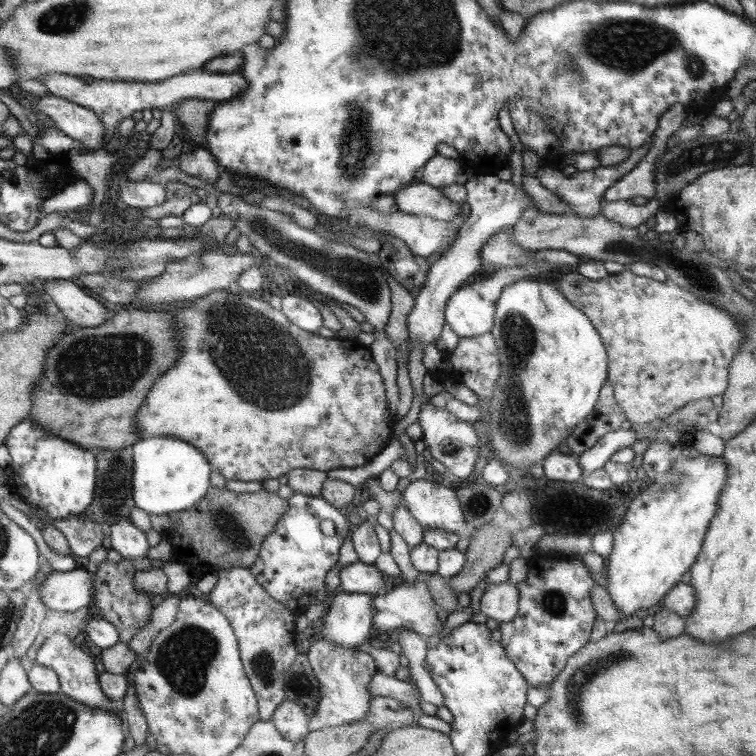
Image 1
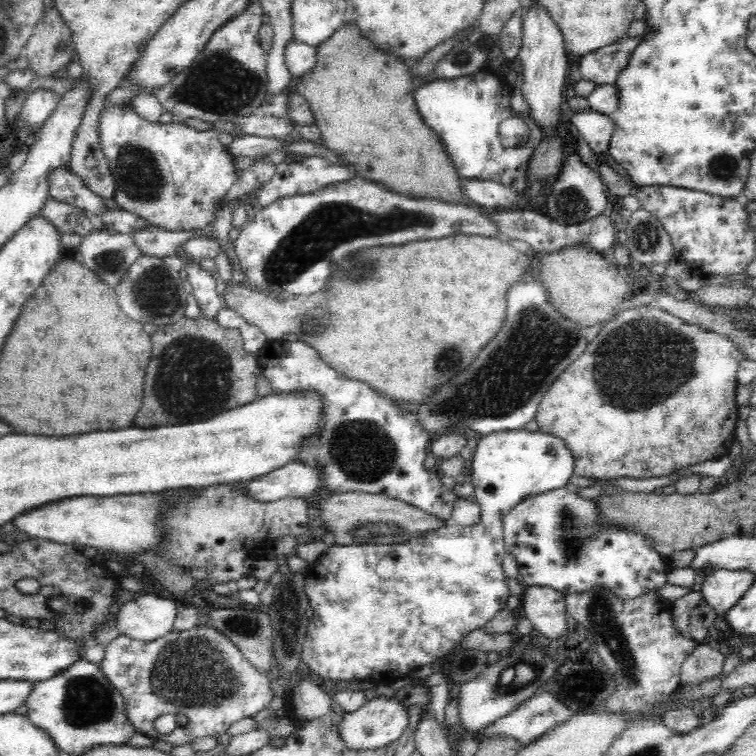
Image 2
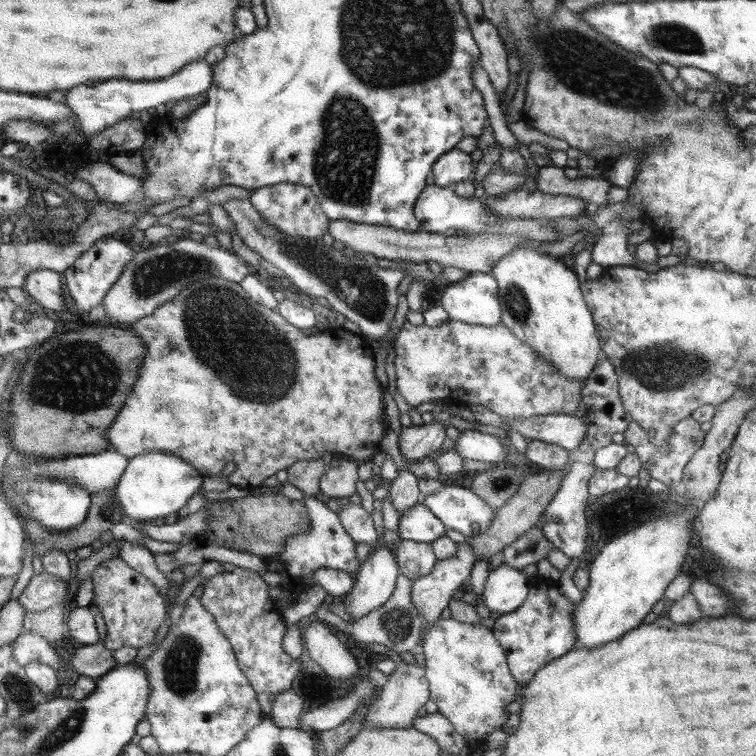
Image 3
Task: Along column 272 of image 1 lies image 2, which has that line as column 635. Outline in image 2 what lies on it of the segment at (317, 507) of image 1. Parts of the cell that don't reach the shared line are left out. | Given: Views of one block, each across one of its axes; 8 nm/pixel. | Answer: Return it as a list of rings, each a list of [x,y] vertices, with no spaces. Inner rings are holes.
[[[562,487],[563,488],[557,490],[550,490],[549,492],[535,495],[534,497],[529,497],[519,505],[519,508],[508,511],[507,514],[503,516],[503,539],[505,553],[514,557],[519,574],[521,575],[520,582],[524,586],[550,587],[564,595],[582,594],[583,592],[586,592],[594,587],[604,587],[604,589],[608,589],[610,593],[614,593],[614,597],[616,597],[616,599],[629,601],[638,598],[643,594],[649,593],[650,591],[658,591],[662,588],[662,586],[664,586],[664,584],[667,583],[667,576],[672,568],[668,559],[655,549],[654,543],[650,538],[647,538],[645,534],[636,533],[634,530],[630,529],[607,528],[607,525],[603,524],[602,520],[599,520],[598,506],[595,505],[594,500],[582,498],[573,488]]]

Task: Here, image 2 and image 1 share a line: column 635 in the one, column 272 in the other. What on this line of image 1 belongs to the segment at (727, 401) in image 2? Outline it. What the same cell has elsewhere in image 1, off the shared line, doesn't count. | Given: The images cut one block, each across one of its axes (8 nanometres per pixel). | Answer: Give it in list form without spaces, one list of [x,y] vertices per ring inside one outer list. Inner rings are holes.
[[[235,289],[213,290],[191,302],[171,308],[171,325],[175,328],[175,339],[179,344],[178,360],[154,382],[145,401],[137,412],[139,440],[153,437],[182,439],[197,447],[205,456],[210,469],[223,476],[223,479],[237,482],[262,482],[277,479],[294,469],[308,469],[327,473],[337,468],[357,468],[368,464],[389,442],[389,418],[385,412],[385,390],[383,380],[371,352],[363,348],[355,338],[340,339],[328,334],[307,334],[299,330],[281,310],[271,308],[268,301],[253,297],[237,296],[243,292]]]

